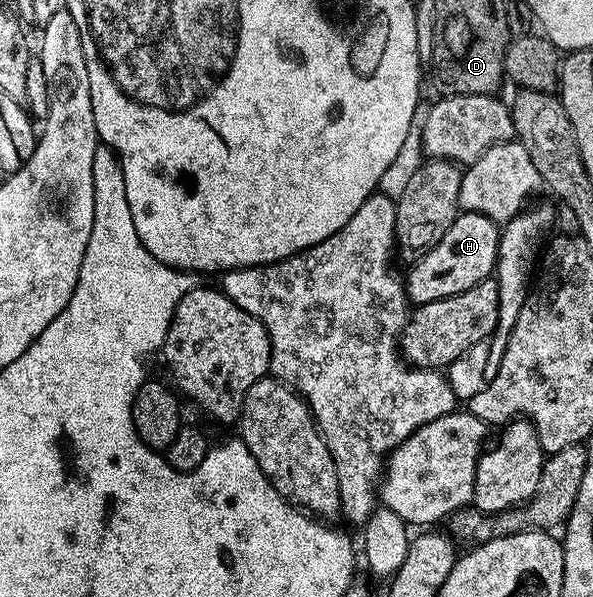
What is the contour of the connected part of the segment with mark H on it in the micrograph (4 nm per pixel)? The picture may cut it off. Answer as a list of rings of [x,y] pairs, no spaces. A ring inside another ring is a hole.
[[[469,212],[459,213],[458,219],[452,224],[452,228],[448,228],[448,232],[444,232],[444,236],[440,236],[438,243],[423,258],[417,259],[411,265],[414,267],[411,268],[410,275],[405,275],[404,278],[407,299],[411,303],[421,304],[447,298],[448,296],[456,296],[460,292],[480,284],[480,280],[491,277],[494,273],[494,265],[498,259],[499,233],[499,223],[494,222],[488,216],[471,214]]]

